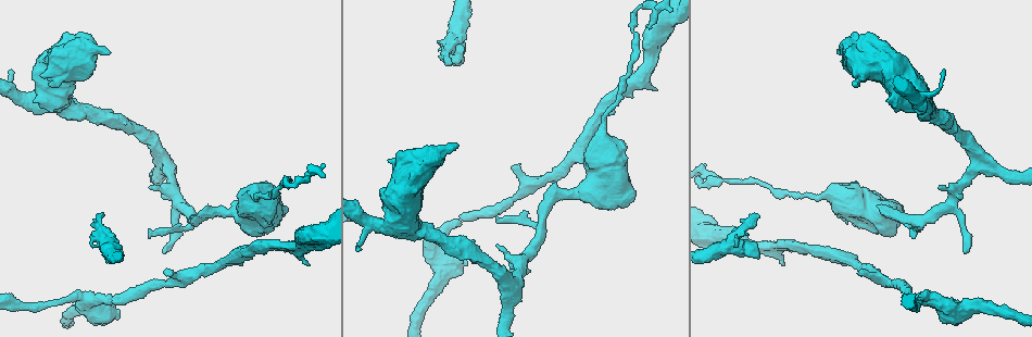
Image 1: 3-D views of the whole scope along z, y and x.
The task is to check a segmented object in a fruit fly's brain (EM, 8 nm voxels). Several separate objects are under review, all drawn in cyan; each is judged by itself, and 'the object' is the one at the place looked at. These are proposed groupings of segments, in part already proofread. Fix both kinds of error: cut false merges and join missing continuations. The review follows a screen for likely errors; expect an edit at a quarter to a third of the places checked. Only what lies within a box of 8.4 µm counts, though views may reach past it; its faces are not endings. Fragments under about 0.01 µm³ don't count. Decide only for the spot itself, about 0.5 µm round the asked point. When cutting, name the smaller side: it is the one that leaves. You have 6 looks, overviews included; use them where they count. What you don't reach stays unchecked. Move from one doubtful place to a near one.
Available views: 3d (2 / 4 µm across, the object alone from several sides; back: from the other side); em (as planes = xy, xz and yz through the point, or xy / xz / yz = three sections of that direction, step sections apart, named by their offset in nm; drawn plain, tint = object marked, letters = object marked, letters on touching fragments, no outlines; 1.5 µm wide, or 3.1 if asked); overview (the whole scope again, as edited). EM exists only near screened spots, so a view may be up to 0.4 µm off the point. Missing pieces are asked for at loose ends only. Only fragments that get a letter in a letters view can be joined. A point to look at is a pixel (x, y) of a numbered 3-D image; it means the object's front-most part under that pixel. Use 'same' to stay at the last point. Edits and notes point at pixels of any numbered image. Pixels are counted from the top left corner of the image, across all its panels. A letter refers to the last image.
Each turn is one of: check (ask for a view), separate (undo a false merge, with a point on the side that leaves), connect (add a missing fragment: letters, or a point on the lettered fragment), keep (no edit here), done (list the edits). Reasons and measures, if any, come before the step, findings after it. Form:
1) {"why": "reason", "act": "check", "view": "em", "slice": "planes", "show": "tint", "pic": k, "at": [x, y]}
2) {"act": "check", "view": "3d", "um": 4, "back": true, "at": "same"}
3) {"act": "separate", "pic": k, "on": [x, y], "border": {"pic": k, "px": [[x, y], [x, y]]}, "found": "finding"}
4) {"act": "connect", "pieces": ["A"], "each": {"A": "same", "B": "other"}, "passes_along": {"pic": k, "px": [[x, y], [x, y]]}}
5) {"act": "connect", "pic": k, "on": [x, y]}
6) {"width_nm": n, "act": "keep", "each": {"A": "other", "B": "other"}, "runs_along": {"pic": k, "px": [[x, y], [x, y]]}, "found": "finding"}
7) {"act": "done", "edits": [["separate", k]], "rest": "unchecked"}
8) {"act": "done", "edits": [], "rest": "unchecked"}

{"why": "a fork", "act": "check", "view": "em", "slice": "planes", "show": "letters", "pic": 1, "at": [89, 301]}

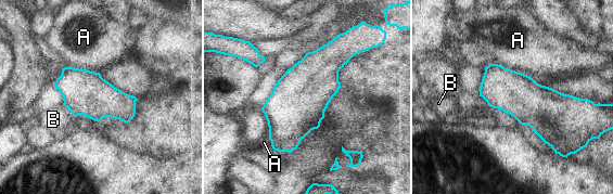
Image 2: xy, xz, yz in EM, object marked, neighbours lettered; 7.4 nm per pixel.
{"longest_contact_nm": ["A", 300], "act": "keep", "each": {"A": "other", "B": "other"}, "border": {"pic": 2, "px": [[63, 104], [74, 116]]}, "found": "continuous, no second neuron"}

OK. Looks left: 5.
{"why": "free end", "act": "check", "view": "3d", "um": 2, "pic": 1, "at": [757, 255]}

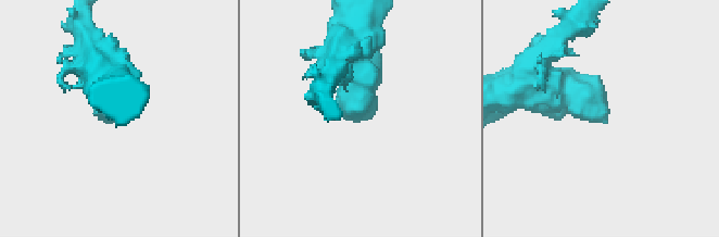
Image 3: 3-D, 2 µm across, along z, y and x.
{"act": "check", "view": "em", "slice": "planes", "show": "plain", "pic": 3, "at": [604, 113]}

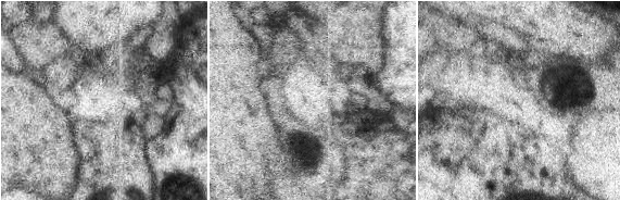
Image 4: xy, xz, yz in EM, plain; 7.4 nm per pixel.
{"why": "what lies round it", "act": "check", "view": "em", "slice": "planes", "show": "letters", "at": "same"}

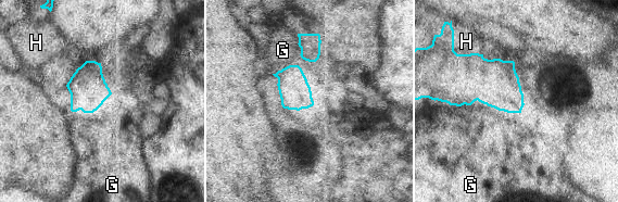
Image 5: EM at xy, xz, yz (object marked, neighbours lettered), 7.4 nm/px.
{"act": "keep", "each": {"G": "other", "H": "other"}, "border": {"pic": 5, "px": [[298, 33], [300, 55], [315, 62]]}, "found": "none of them fits"}

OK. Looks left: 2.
{"act": "done", "edits": [], "rest": "unchecked"}

